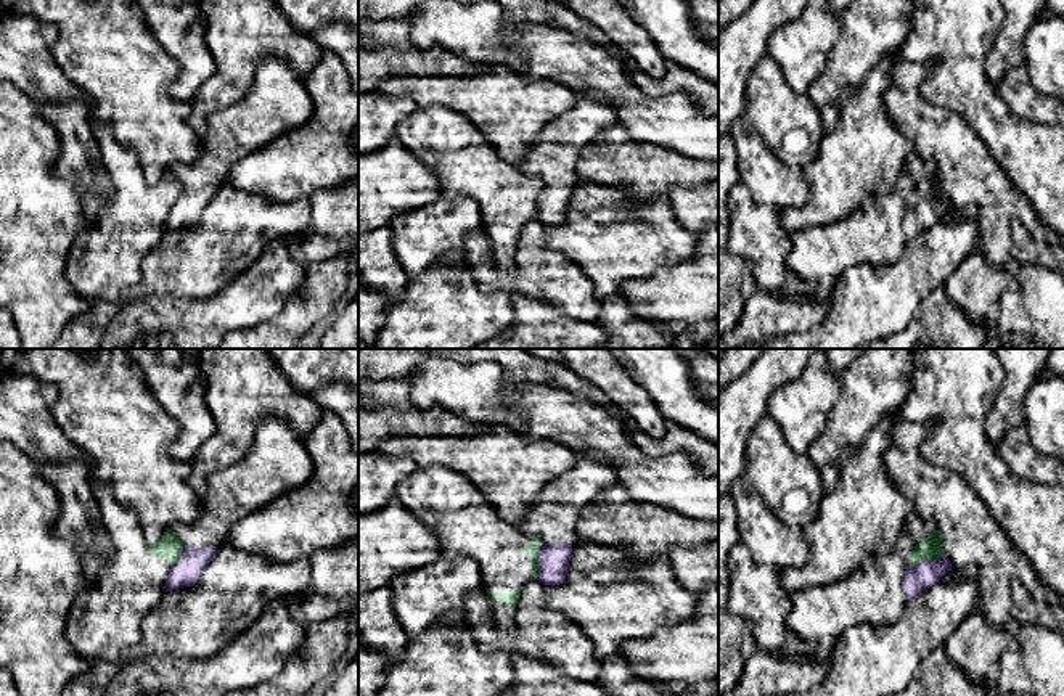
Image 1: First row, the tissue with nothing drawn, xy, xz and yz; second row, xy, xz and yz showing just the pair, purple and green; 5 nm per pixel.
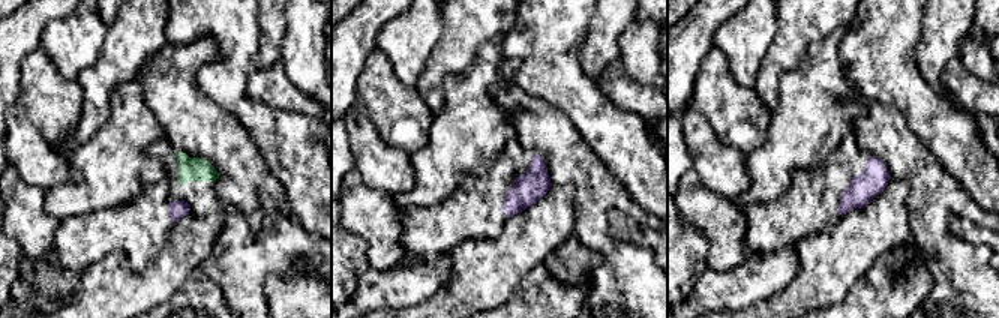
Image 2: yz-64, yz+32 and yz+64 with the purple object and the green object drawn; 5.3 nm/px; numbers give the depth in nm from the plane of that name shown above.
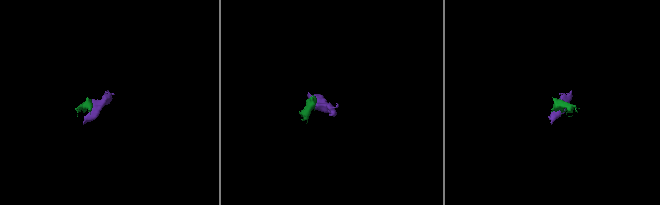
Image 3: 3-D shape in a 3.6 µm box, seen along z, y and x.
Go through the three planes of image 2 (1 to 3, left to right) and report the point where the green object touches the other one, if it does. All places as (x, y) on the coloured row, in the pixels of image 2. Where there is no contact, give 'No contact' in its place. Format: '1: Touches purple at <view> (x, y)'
1: No contact
2: No contact
3: No contact

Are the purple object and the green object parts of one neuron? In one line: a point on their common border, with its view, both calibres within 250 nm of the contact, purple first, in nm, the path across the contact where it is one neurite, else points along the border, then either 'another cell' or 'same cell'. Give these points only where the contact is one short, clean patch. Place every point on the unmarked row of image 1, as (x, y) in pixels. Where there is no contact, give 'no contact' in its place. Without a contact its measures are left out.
meets purple in xz at (537, 200); 160 nm thick on the purple side, 70 nm on the other; border along xz (540, 182), (536, 217); another cell

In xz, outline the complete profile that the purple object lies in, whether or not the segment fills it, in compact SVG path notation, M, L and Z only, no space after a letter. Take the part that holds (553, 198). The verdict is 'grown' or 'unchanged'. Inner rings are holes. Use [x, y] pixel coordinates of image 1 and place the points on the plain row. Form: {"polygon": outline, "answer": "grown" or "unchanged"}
{"polygon": "M540 182L537 194L537 220L543 225L564 223L571 196L571 185Z", "answer": "unchanged"}

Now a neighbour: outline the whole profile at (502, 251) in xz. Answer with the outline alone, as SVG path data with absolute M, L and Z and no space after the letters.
M416 108L399 121L394 138L439 175L445 194L466 196L481 206L482 223L493 243L493 264L501 270L511 270L522 225L537 219L540 182L505 161L482 130L447 108Z

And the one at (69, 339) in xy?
M104 304L101 317L85 313L69 321L51 349L98 349L106 325L114 312L116 307Z

